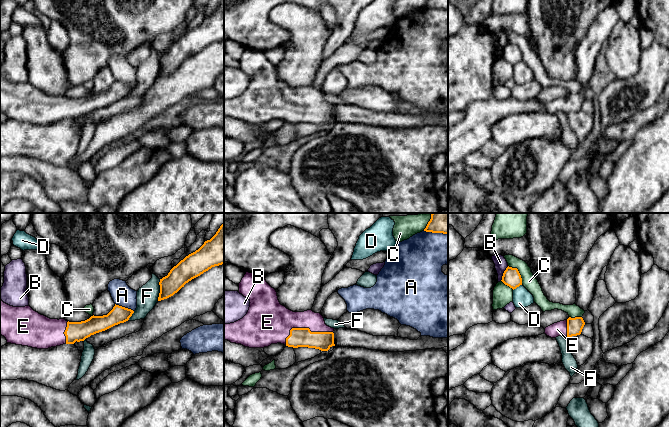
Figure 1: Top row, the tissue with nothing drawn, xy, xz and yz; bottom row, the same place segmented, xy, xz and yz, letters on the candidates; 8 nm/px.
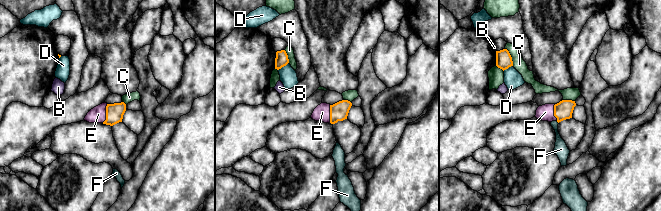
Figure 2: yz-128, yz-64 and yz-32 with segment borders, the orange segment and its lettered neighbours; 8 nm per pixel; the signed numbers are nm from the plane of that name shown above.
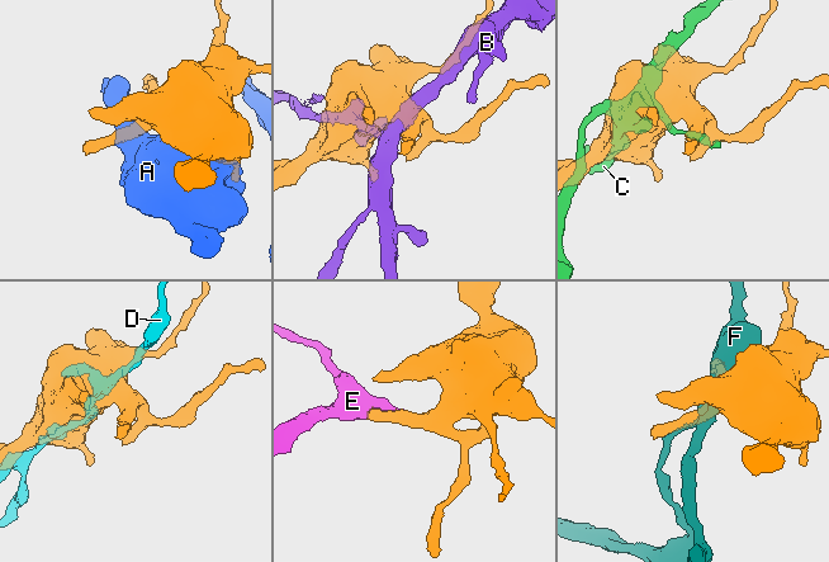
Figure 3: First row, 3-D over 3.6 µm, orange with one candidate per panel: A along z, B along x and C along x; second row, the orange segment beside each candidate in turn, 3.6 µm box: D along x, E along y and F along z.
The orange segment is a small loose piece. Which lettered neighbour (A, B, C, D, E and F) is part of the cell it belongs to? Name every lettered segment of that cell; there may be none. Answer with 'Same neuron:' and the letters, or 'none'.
Same neuron: E

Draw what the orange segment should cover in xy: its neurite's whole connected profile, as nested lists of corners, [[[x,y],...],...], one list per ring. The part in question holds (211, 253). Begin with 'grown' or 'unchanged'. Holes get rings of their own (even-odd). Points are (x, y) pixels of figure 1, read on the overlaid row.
unchanged; [[[224,223],[210,240],[205,241],[198,250],[186,256],[167,276],[160,279],[158,301],[173,296],[192,279],[222,264],[224,264]]]

